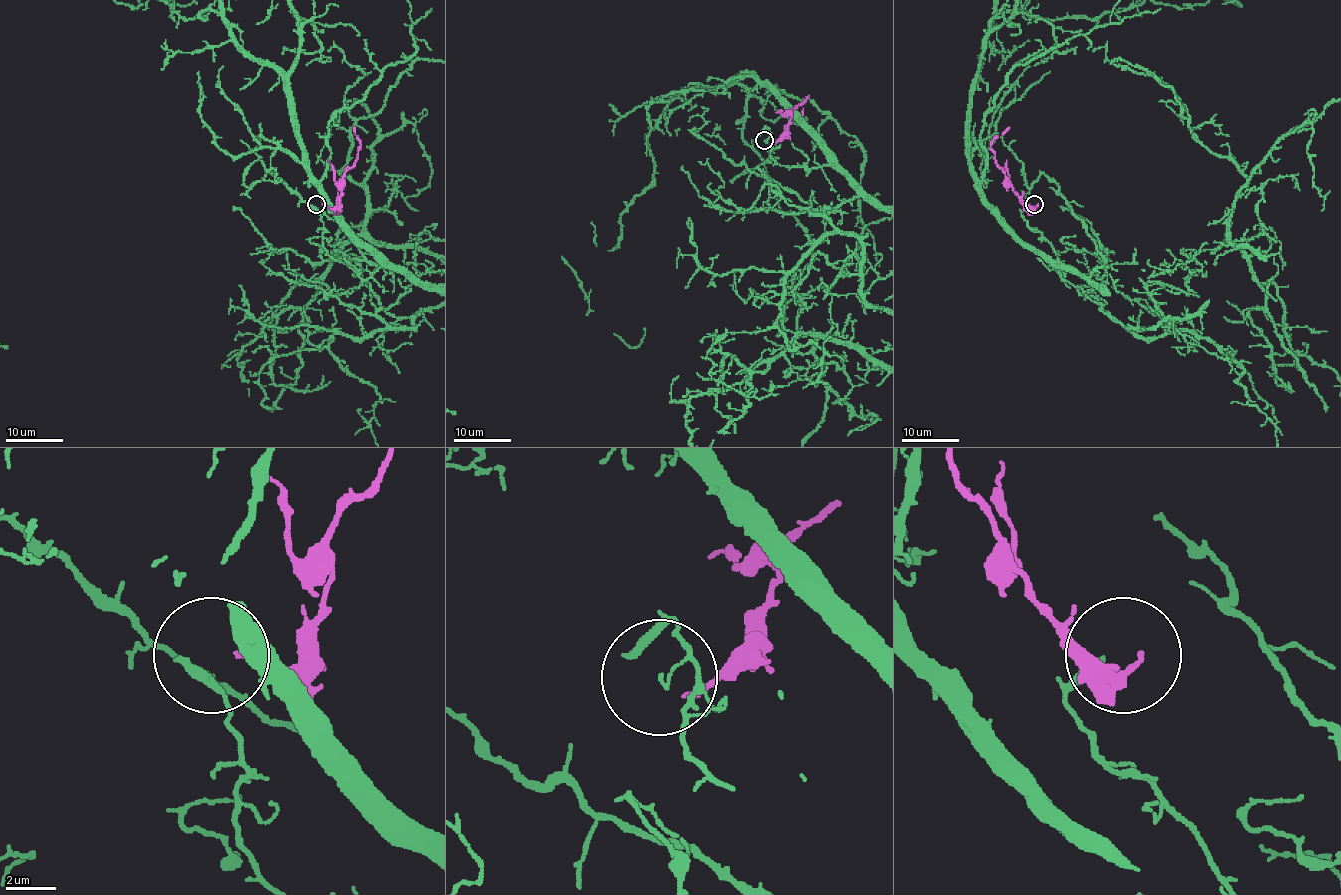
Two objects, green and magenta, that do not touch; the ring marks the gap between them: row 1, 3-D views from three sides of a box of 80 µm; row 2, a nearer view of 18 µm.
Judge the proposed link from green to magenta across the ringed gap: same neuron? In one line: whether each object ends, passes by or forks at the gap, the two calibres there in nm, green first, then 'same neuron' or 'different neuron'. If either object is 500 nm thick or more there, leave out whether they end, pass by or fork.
green ends; magenta ends; calibres 360 and 190 nm; different neuron

